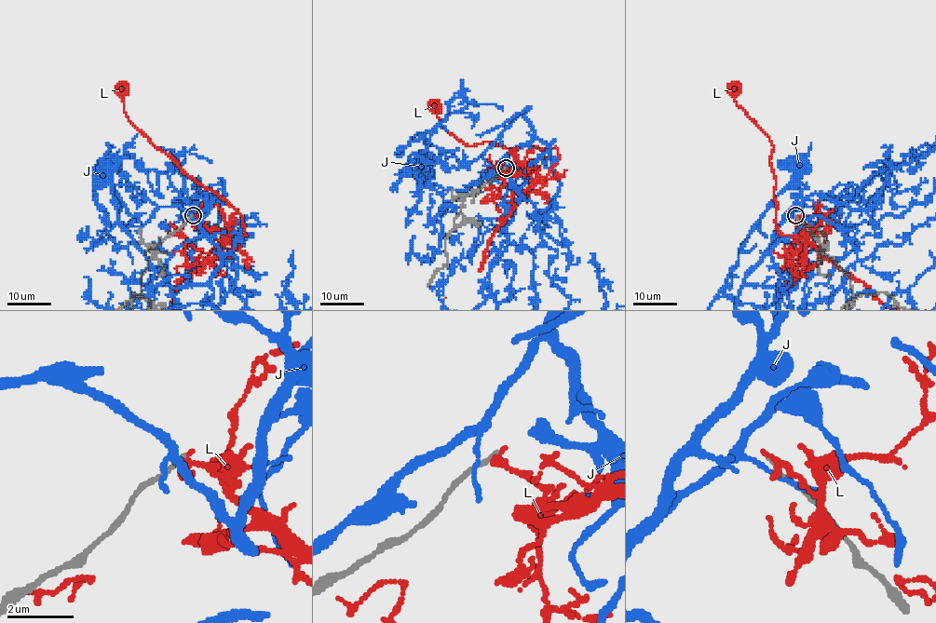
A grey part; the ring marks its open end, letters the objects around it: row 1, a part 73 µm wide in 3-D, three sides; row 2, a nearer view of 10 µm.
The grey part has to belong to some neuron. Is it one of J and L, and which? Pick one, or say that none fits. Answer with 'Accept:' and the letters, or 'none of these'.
Accept: none of these

